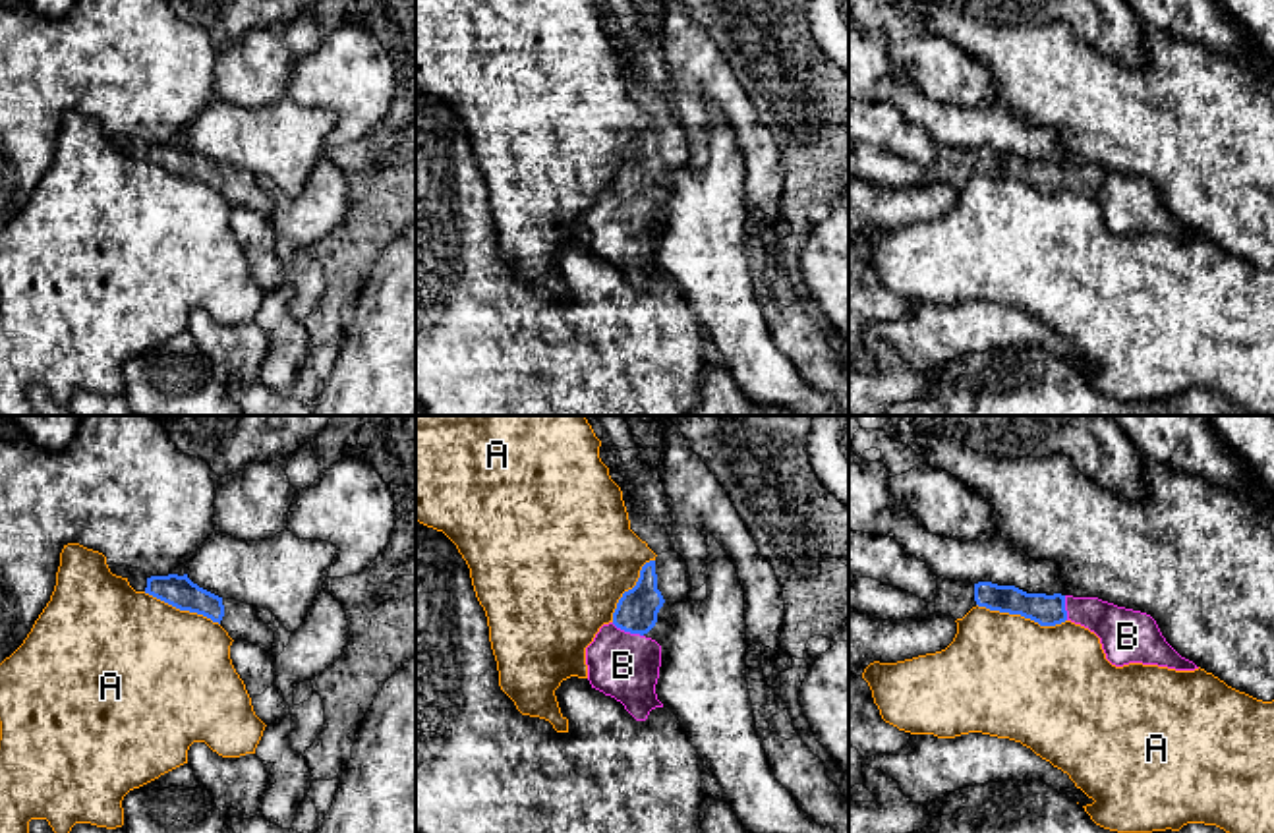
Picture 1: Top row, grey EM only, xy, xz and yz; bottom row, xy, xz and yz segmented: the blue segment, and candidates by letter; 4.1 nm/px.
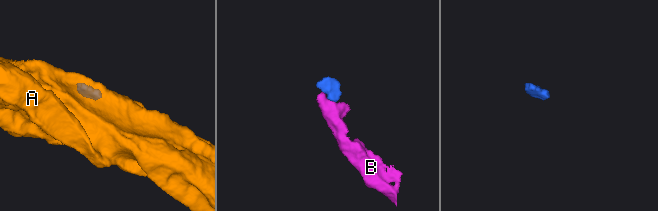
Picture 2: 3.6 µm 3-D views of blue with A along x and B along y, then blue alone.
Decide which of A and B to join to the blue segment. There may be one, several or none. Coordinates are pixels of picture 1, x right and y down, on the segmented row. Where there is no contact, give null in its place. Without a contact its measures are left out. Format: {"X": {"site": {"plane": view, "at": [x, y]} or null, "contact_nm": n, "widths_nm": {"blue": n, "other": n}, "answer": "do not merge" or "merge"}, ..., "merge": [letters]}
{"A": {"site": {"plane": "yz", "at": [1021, 615]}, "contact_nm": 380, "widths_nm": {"blue": 130, "other": 500}, "answer": "do not merge"}, "B": {"site": {"plane": "xz", "at": [627, 631]}, "contact_nm": 150, "widths_nm": {"blue": 180, "other": 280}, "answer": "merge"}, "merge": ["B"]}

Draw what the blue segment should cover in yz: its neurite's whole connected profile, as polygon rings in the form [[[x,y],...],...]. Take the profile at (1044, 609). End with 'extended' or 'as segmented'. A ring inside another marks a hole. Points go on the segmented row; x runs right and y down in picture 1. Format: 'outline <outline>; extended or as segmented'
outline [[[872,578],[849,582],[849,613],[862,613],[882,620],[926,618],[936,613],[957,620],[976,605],[1021,615],[1040,626],[1056,626],[1065,620],[1081,624],[1100,638],[1106,659],[1115,667],[1143,663],[1175,671],[1199,669],[1166,642],[1150,615],[1117,607],[1098,597],[1027,593],[1015,586],[965,584],[938,578],[938,599],[926,603],[905,589]]]; extended

